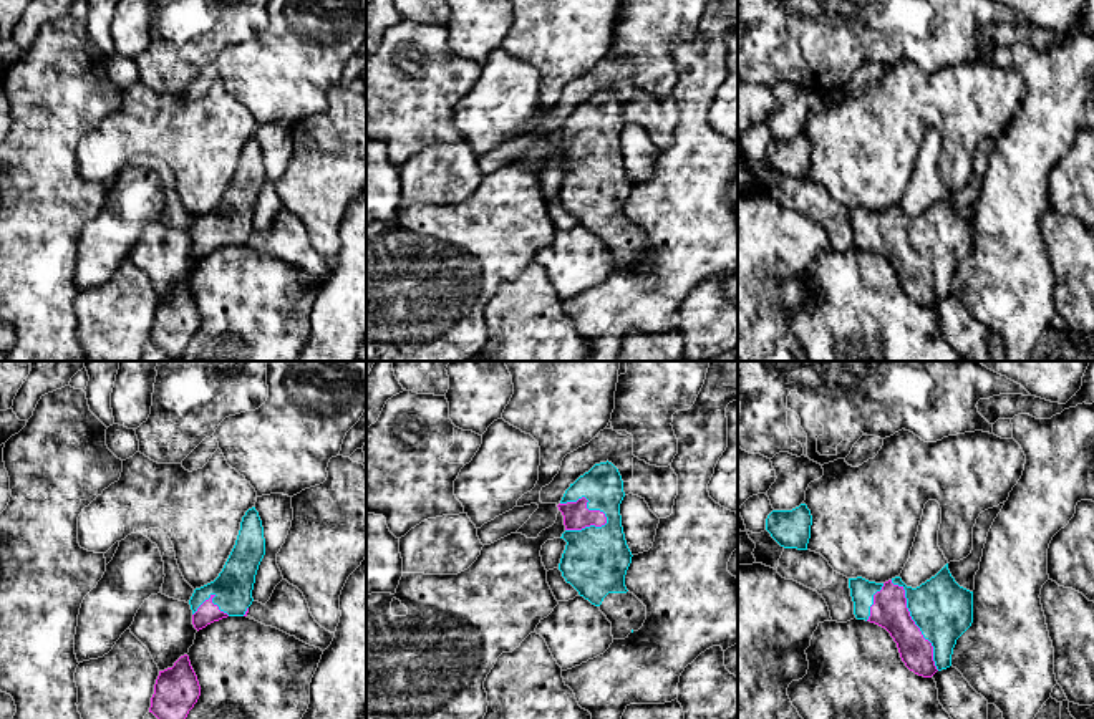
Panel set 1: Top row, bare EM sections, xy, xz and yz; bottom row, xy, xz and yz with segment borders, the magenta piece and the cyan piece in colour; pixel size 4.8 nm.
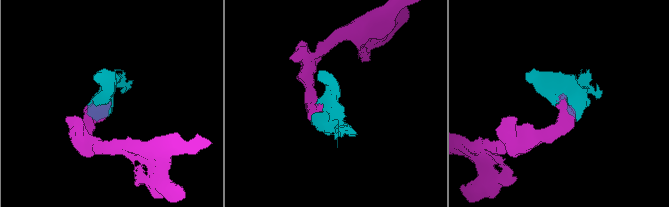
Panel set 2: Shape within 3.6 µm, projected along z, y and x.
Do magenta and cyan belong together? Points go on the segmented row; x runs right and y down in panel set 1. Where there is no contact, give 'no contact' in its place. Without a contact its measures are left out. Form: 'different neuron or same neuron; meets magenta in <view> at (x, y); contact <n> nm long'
same neuron; meets magenta in xz at (585, 504); contact 260 nm long

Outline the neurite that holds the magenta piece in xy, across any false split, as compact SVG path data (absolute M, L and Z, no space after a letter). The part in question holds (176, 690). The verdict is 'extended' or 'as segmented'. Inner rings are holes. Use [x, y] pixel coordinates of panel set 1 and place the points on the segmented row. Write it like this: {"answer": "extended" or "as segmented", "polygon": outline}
{"answer": "as segmented", "polygon": "M181 656L172 668L159 671L149 712L157 719L186 719L201 696L197 676L189 656Z"}

